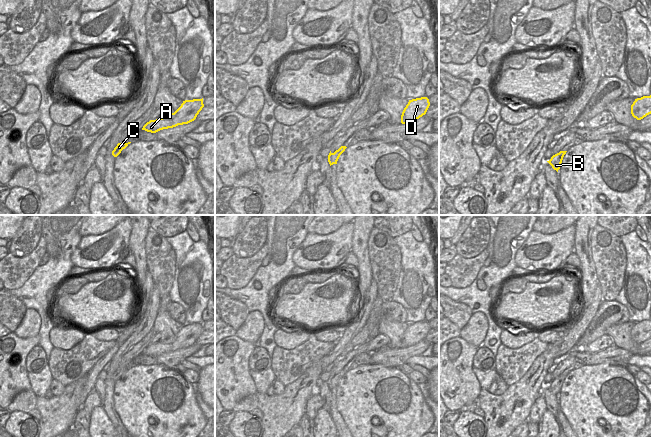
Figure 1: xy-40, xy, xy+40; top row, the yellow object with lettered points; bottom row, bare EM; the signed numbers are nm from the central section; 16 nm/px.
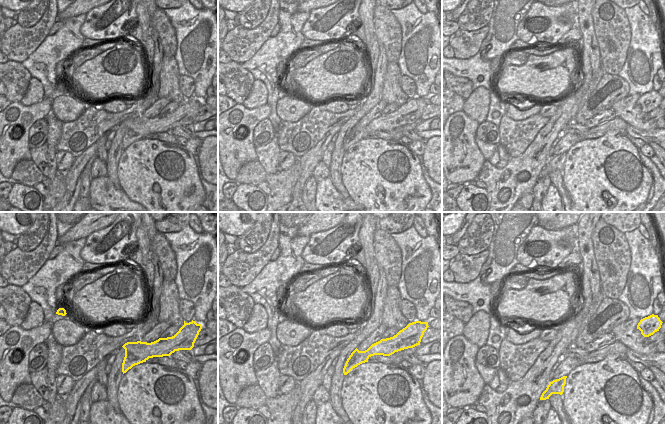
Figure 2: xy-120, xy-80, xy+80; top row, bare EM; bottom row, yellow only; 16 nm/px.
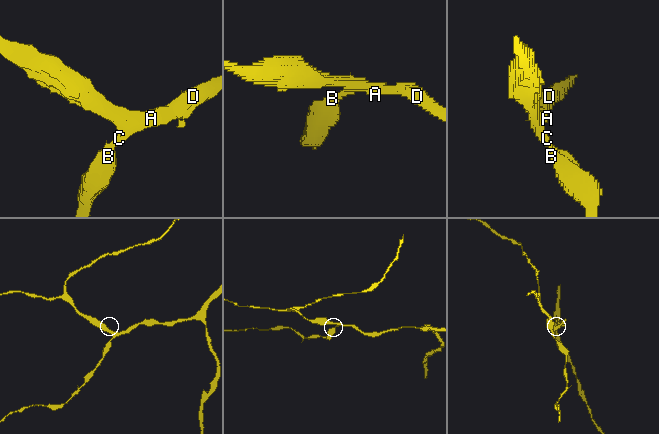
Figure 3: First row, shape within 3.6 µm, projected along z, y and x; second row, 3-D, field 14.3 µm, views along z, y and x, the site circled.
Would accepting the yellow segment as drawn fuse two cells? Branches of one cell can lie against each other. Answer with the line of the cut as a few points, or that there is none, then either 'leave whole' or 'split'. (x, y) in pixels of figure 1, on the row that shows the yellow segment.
cut none; leave whole

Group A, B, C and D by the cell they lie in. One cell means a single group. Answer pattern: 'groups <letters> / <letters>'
groups A B C D

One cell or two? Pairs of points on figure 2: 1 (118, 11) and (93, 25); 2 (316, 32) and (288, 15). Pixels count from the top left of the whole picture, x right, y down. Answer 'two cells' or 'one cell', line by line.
1: one cell
2: two cells

